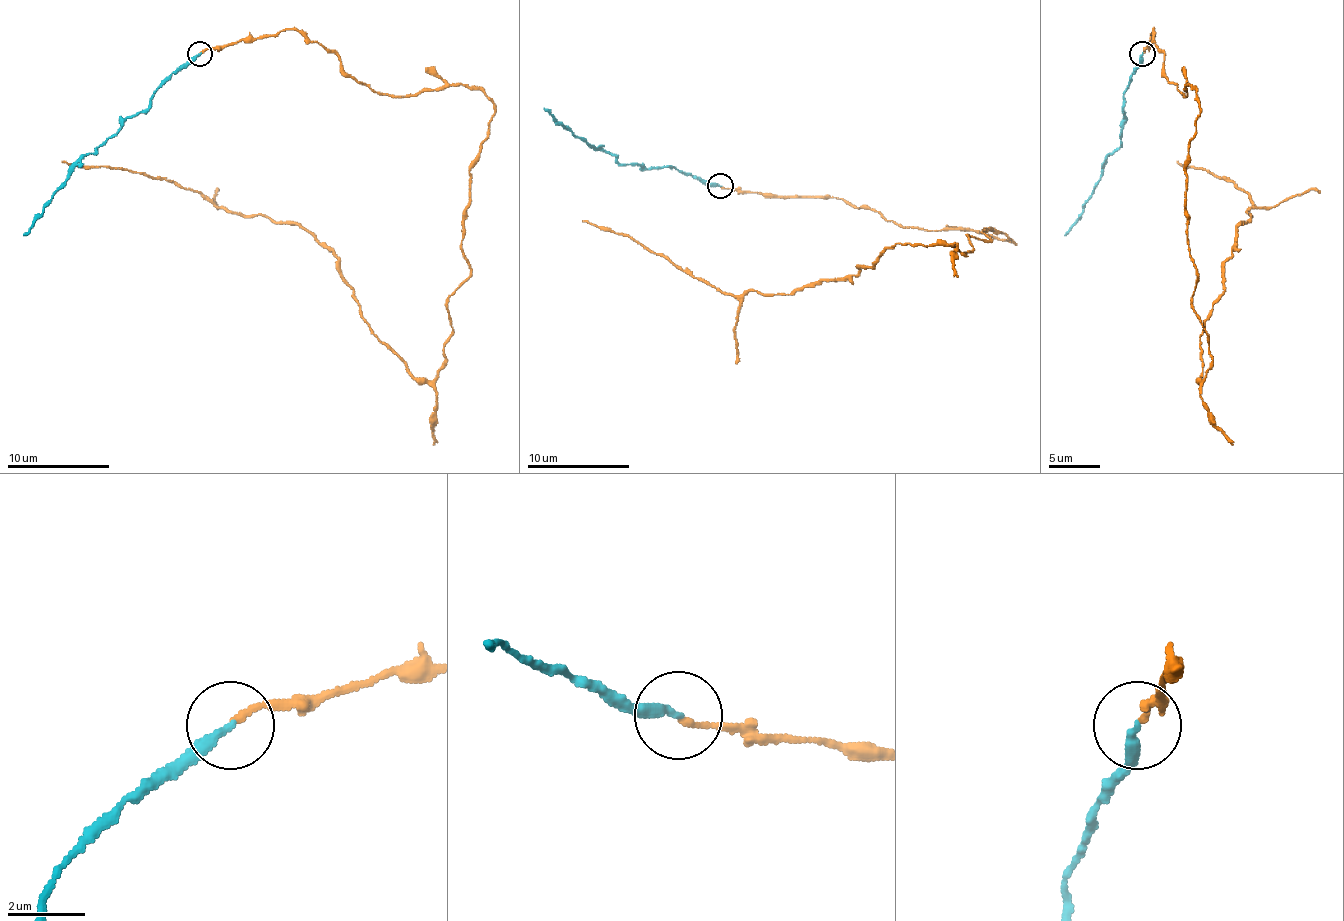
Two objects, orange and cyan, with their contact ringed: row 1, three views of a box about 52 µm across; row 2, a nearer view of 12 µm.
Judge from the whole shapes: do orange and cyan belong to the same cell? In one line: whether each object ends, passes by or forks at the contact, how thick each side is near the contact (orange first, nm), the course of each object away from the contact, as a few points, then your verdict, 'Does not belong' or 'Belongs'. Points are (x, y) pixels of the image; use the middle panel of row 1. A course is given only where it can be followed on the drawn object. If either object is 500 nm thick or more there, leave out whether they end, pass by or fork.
At the ring orange ends. At the ring cyan ends. Thickness 150 nm (orange) against 280 nm. Course of orange: (719, 186), (1013, 243), (990, 230), (967, 235), (964, 255), (896, 243), (855, 276), (742, 296), (581, 220). Course of cyan: (719, 186), (709, 186), (673, 166), (648, 168), (620, 163), (607, 151), (564, 128), (543, 107). Belongs

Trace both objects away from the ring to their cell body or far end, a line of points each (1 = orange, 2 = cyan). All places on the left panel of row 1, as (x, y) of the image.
1: (199, 52), (298, 29), (383, 95), (492, 103), (431, 381), (293, 223), (61, 161)
2: (199, 54), (189, 59), (153, 95), (143, 110), (127, 118), (87, 156), (23, 236)

